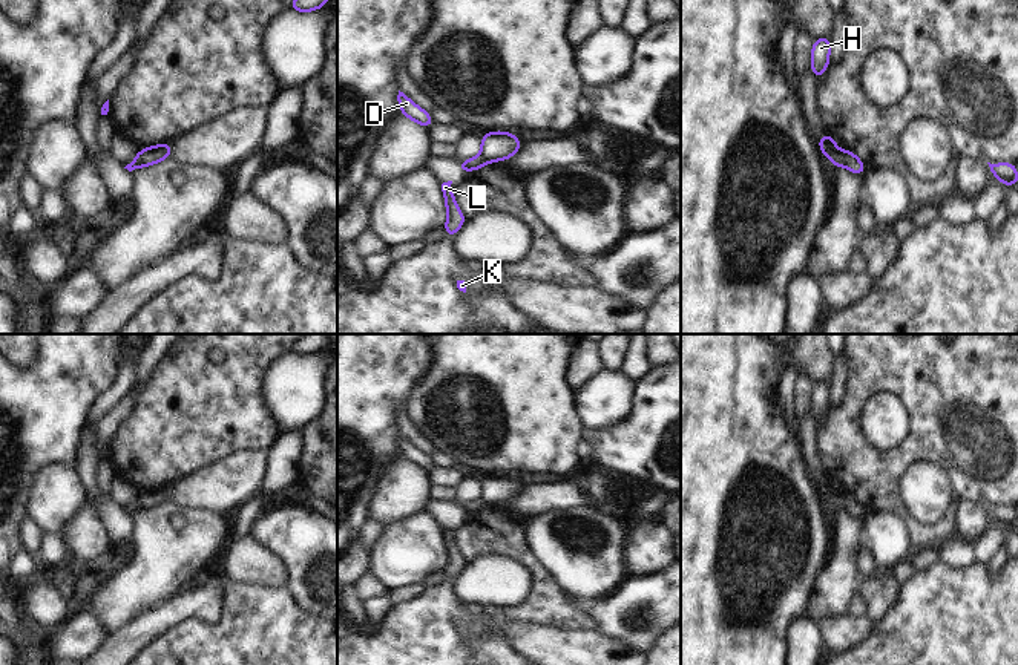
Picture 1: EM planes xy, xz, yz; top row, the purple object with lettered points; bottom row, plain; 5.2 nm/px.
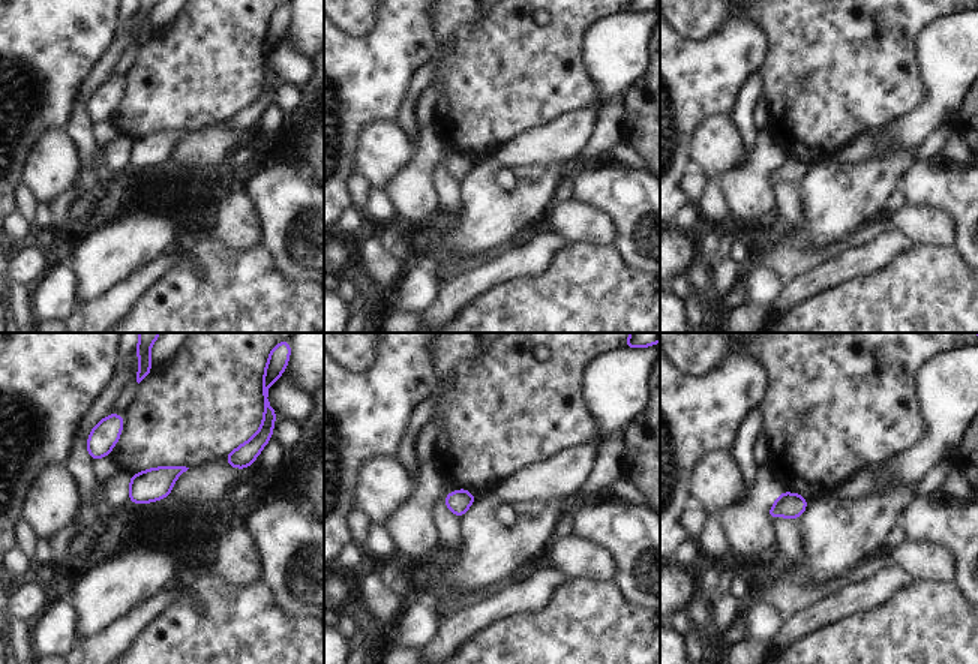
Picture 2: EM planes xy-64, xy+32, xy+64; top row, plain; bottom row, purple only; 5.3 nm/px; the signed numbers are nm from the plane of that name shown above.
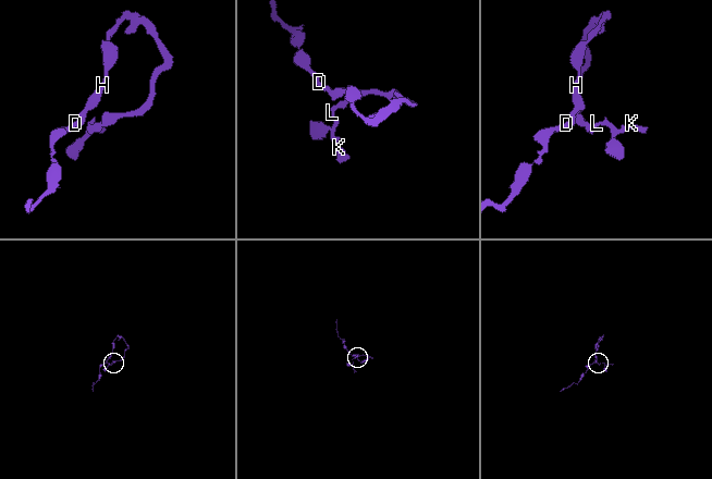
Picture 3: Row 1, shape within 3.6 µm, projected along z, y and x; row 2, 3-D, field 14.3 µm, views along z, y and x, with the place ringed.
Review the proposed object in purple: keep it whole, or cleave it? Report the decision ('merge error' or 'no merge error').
merge error

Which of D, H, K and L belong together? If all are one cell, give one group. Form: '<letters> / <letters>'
D H / K L

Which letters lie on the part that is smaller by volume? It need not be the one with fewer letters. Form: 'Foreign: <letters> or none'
Foreign: K, L

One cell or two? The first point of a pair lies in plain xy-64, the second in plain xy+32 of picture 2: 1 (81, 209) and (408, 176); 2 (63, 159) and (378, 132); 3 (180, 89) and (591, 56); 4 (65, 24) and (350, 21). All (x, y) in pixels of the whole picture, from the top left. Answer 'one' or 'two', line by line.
1: one
2: one
3: two
4: two

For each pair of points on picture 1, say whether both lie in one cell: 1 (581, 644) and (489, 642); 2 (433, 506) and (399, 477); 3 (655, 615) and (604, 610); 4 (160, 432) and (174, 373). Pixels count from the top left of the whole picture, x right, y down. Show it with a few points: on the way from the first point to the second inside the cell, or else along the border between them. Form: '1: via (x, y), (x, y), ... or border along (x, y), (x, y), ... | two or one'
1: border along (540, 625), (509, 624), (505, 628), (503, 639) | two
2: border along (430, 498), (423, 509) | two
3: via (643, 613), (617, 613) | one
4: via (166, 417), (166, 400), (174, 393), (174, 388) | one

